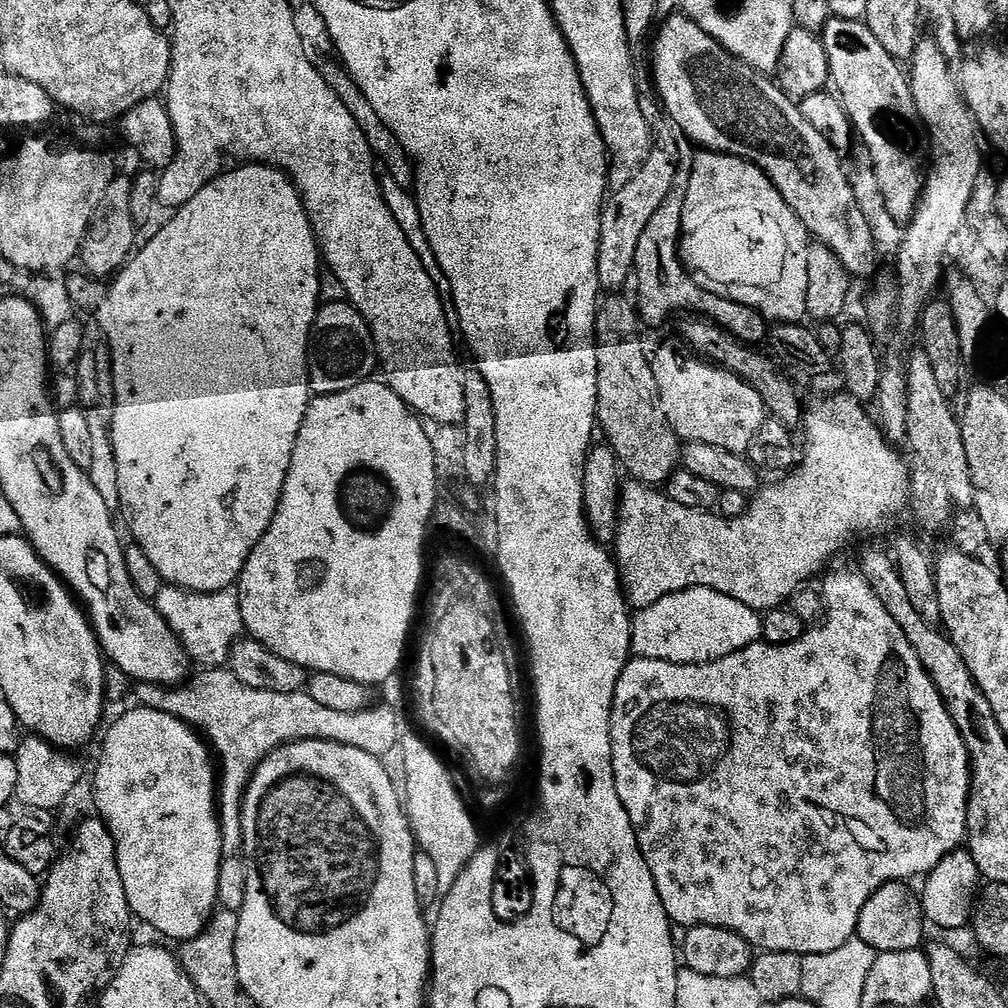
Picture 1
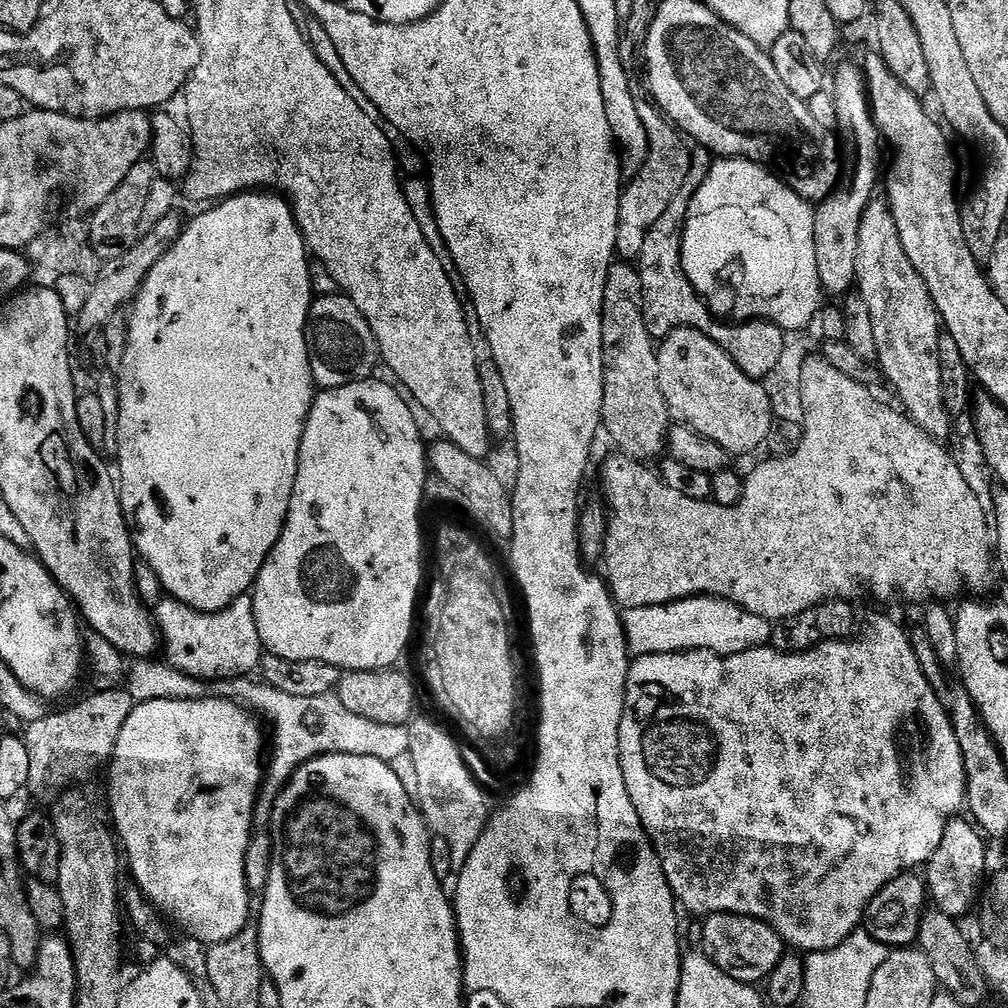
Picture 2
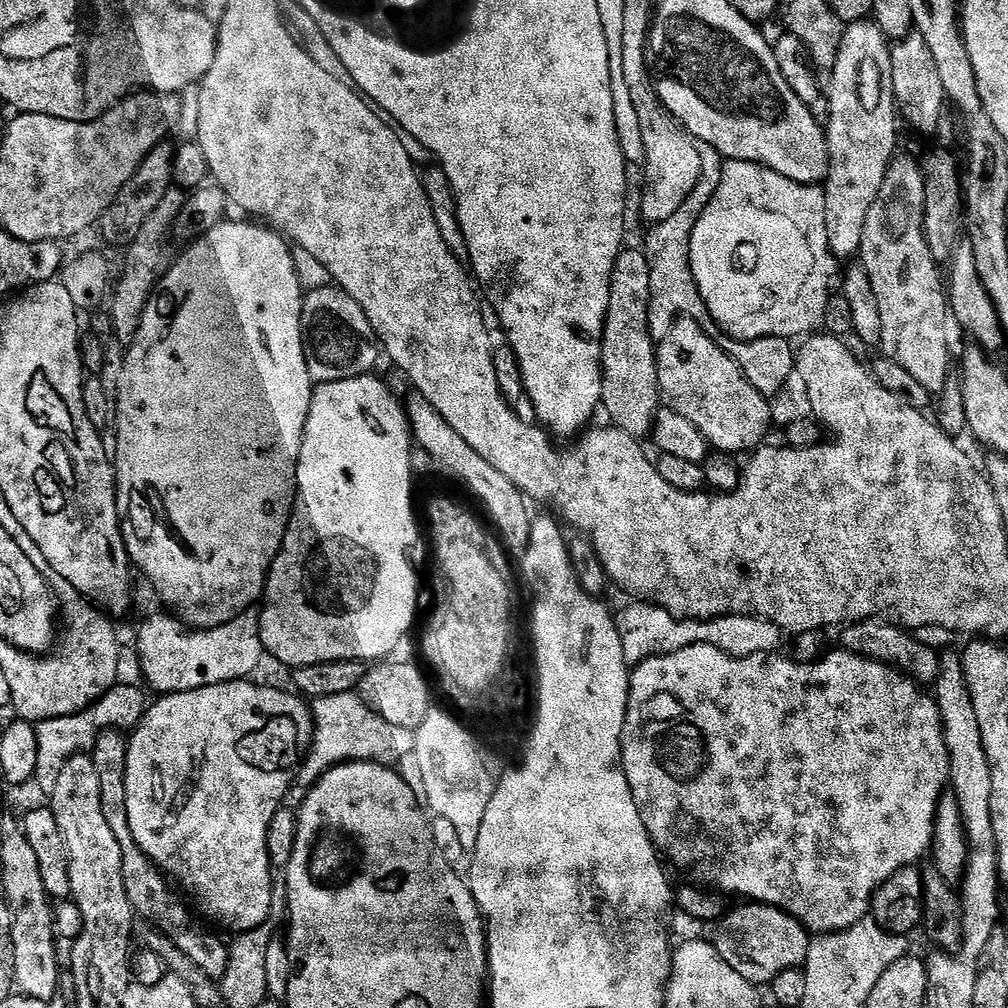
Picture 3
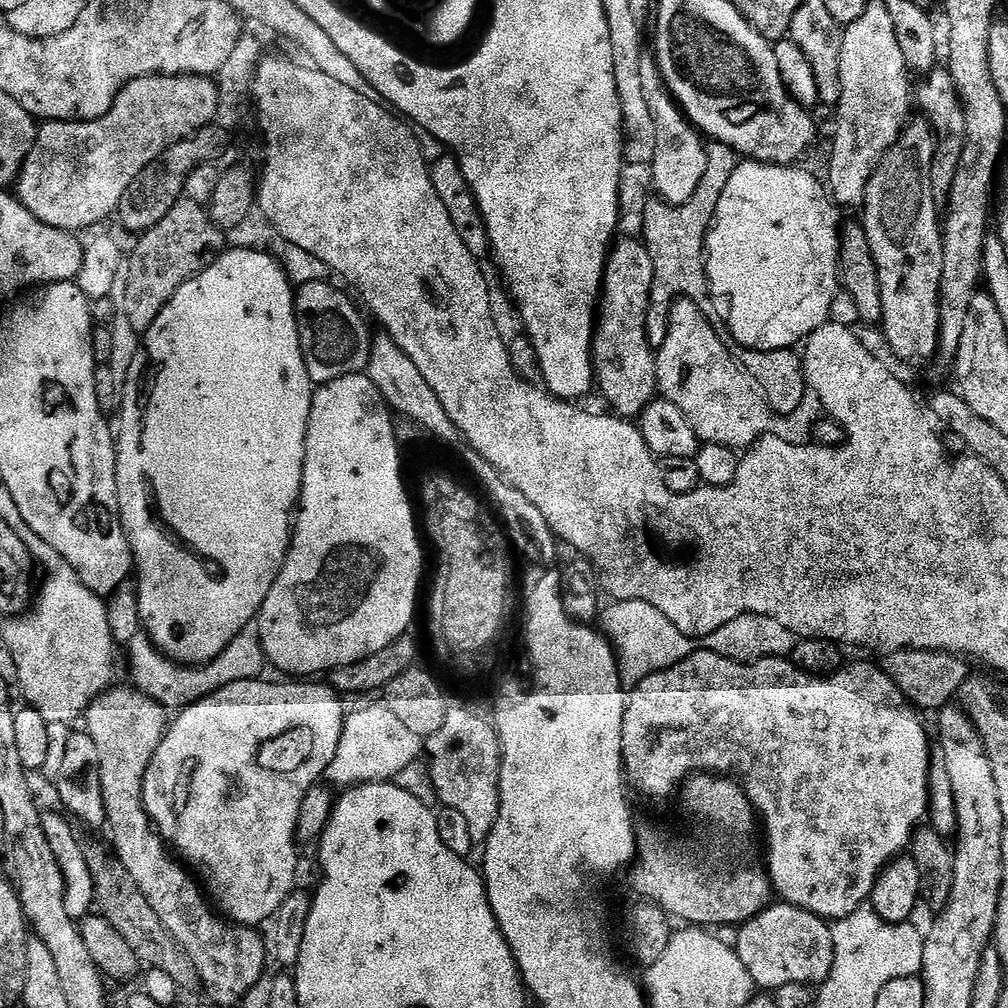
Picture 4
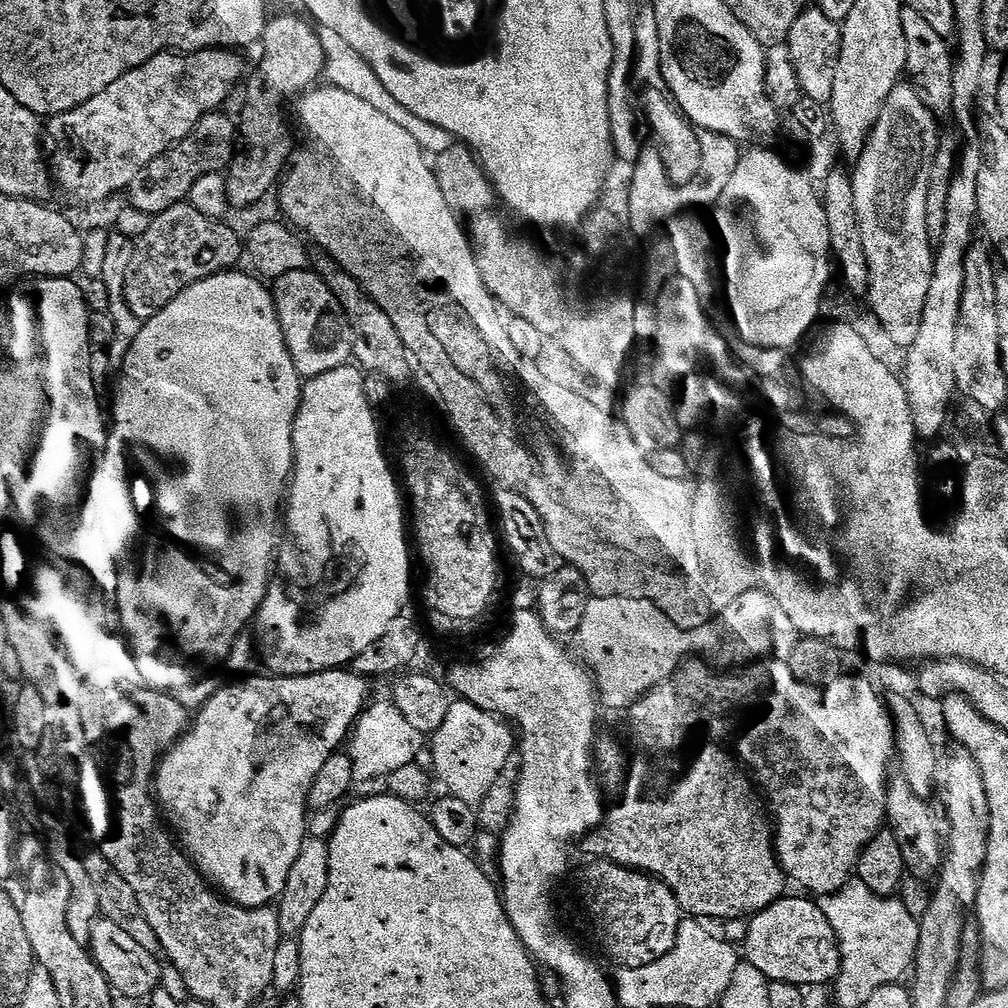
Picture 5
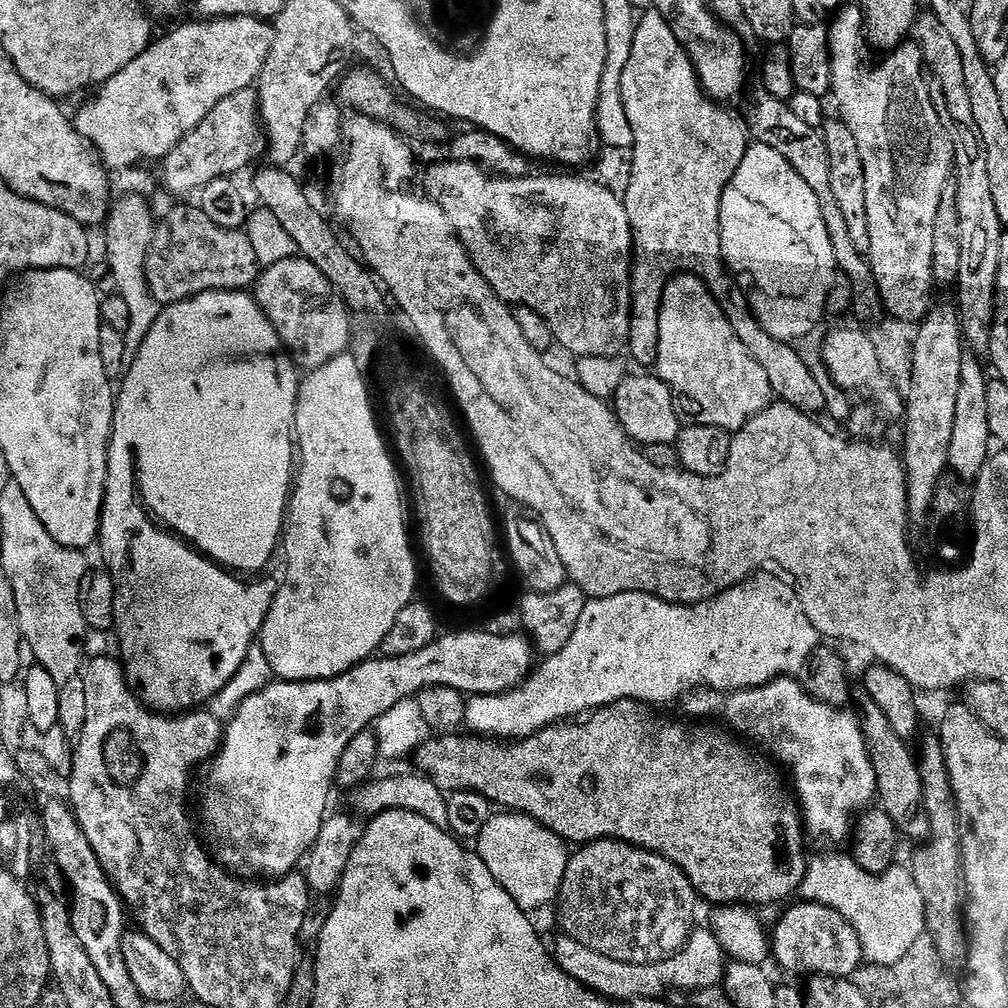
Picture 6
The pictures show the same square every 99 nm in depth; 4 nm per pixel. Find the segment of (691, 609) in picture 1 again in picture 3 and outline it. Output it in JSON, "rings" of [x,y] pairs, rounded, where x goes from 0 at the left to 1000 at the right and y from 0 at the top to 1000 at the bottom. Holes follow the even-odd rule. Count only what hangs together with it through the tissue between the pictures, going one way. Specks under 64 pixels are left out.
{"rings":[[[627,597],[611,615],[617,633],[617,649],[625,661],[650,651],[660,651],[689,639],[703,639],[725,651],[757,651],[771,646],[776,624],[752,611],[713,611],[707,615],[676,615],[659,603],[642,597]]]}

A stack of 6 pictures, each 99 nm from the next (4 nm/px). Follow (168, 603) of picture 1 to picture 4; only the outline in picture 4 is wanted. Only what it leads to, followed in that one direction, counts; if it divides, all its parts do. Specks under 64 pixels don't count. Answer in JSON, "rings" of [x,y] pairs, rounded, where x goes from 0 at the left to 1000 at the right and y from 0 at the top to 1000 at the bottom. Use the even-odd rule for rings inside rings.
{"rings":[[[253,622],[241,623],[228,638],[213,652],[193,661],[171,654],[166,647],[160,647],[146,629],[135,629],[126,636],[127,667],[136,687],[145,688],[164,704],[178,704],[192,696],[209,690],[217,683],[223,683],[237,675],[253,675],[264,663],[258,628]]]}

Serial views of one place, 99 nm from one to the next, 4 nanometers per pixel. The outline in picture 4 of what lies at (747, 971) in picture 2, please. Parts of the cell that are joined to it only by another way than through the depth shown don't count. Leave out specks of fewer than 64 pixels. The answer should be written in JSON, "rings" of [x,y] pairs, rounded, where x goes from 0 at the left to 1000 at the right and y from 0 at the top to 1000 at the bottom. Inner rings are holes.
{"rings":[[[767,896],[746,913],[733,918],[728,932],[732,950],[754,982],[769,982],[785,975],[813,977],[825,964],[827,940],[822,914],[786,897]]]}

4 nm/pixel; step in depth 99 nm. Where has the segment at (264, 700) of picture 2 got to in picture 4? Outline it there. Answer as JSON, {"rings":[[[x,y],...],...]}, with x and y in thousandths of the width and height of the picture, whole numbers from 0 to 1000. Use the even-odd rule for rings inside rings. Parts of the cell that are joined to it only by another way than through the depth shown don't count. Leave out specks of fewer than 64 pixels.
{"rings":[[[380,697],[365,698],[362,702],[357,702],[354,706],[346,705],[342,709],[340,722],[333,740],[333,746],[325,757],[323,765],[324,773],[329,773],[330,779],[352,780],[354,778],[368,778],[370,776],[389,776],[393,769],[407,757],[416,755],[419,750],[419,731],[411,728],[410,725],[402,721],[391,708],[381,701]]]}

